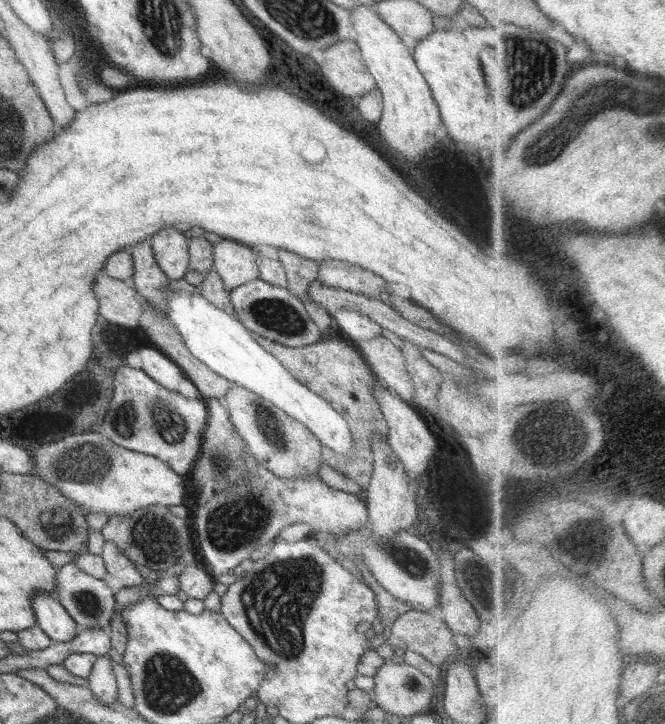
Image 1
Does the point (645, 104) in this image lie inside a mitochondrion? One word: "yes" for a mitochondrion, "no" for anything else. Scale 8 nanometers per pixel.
yes

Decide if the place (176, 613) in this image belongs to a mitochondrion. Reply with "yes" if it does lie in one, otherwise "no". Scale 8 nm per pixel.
no

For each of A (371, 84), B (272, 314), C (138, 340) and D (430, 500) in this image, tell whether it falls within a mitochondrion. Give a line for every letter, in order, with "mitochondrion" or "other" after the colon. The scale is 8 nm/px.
A: other
B: mitochondrion
C: other
D: other

